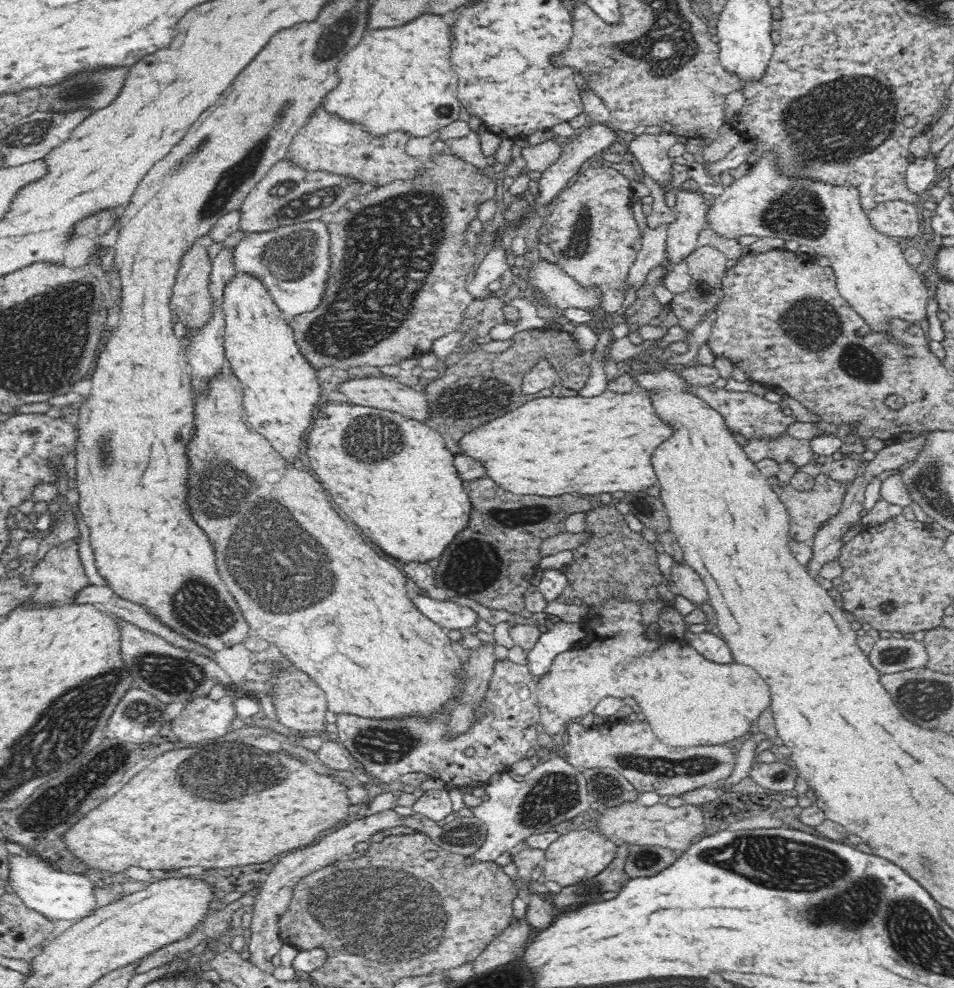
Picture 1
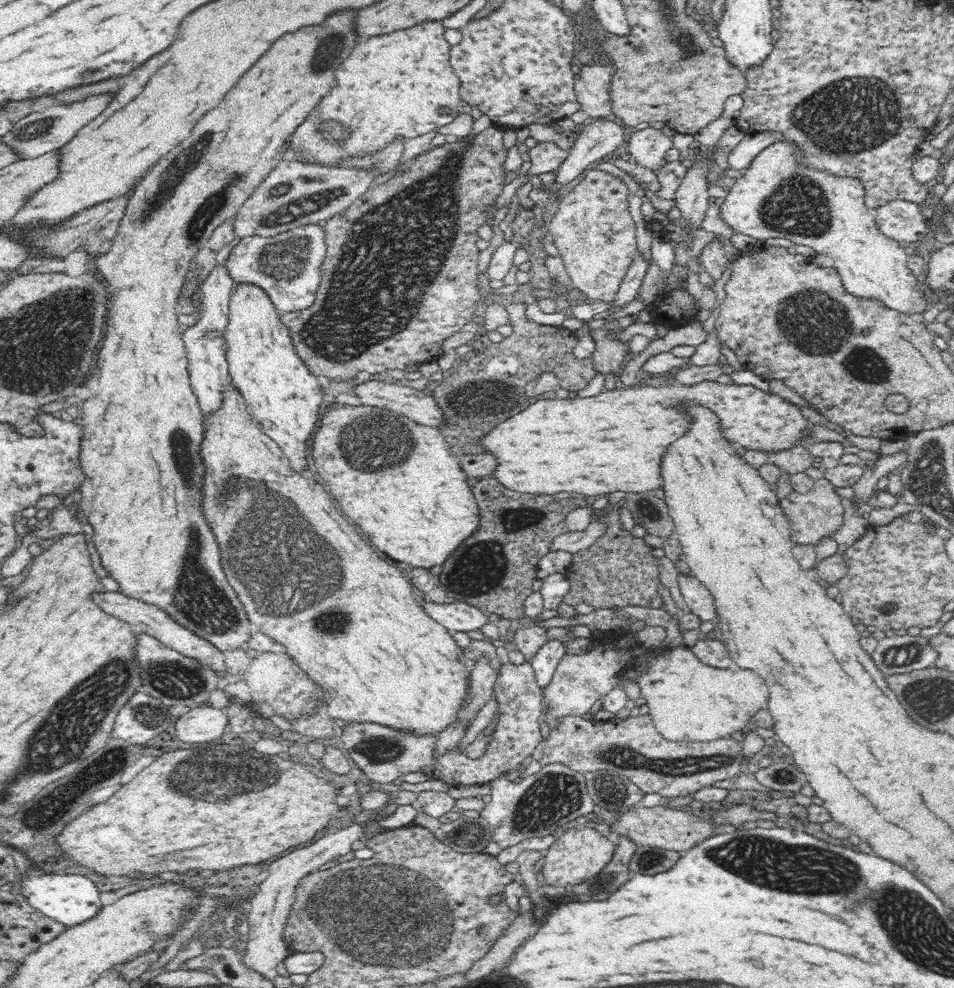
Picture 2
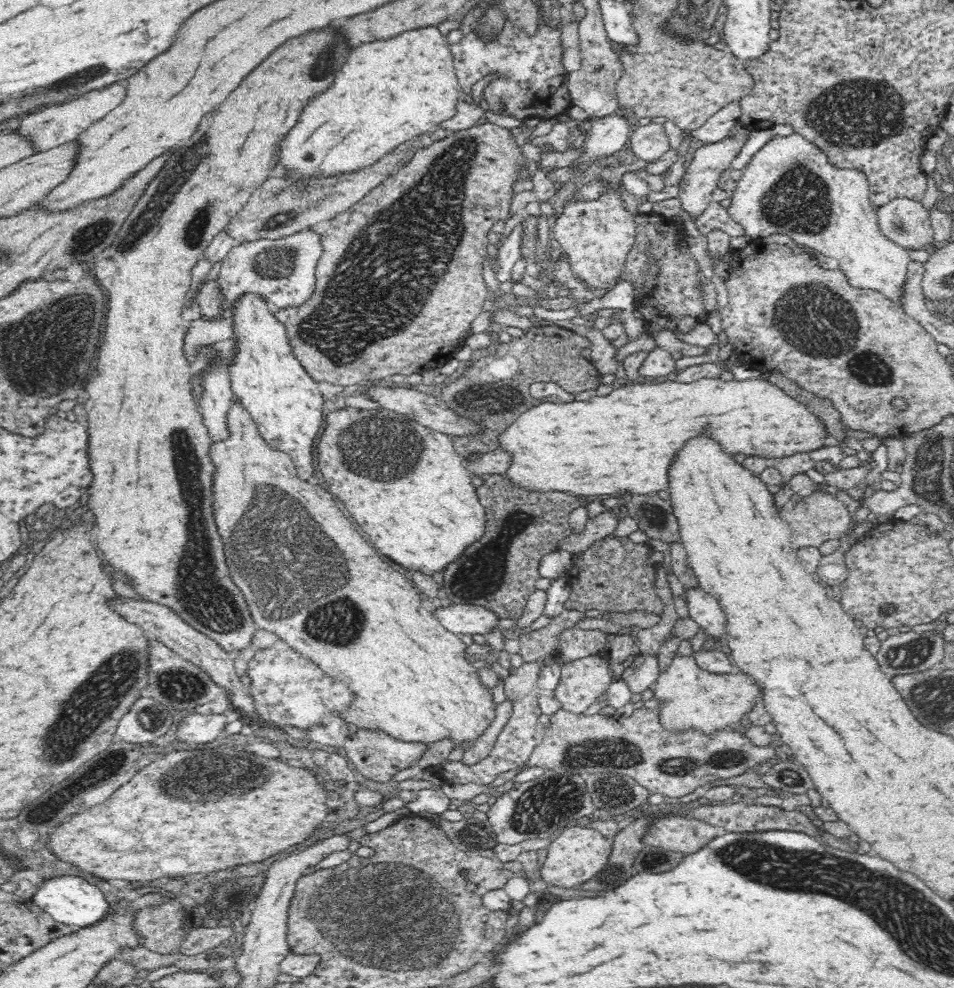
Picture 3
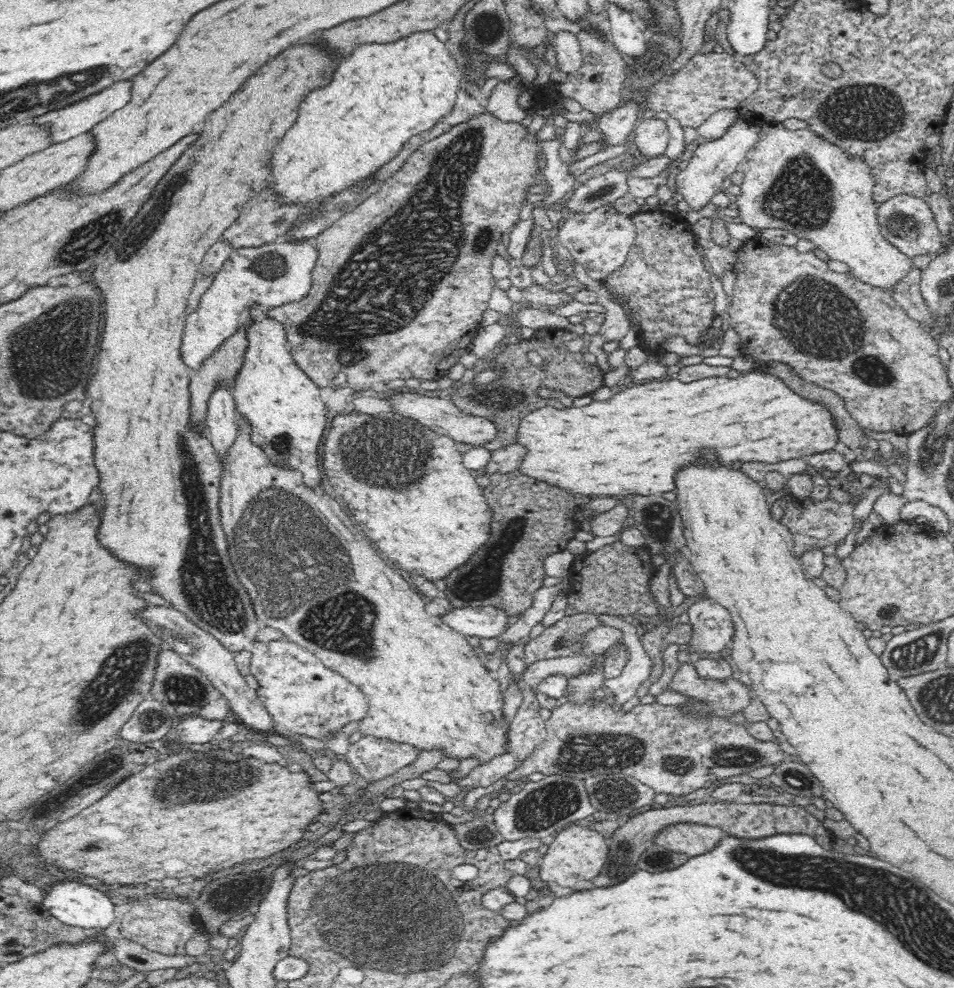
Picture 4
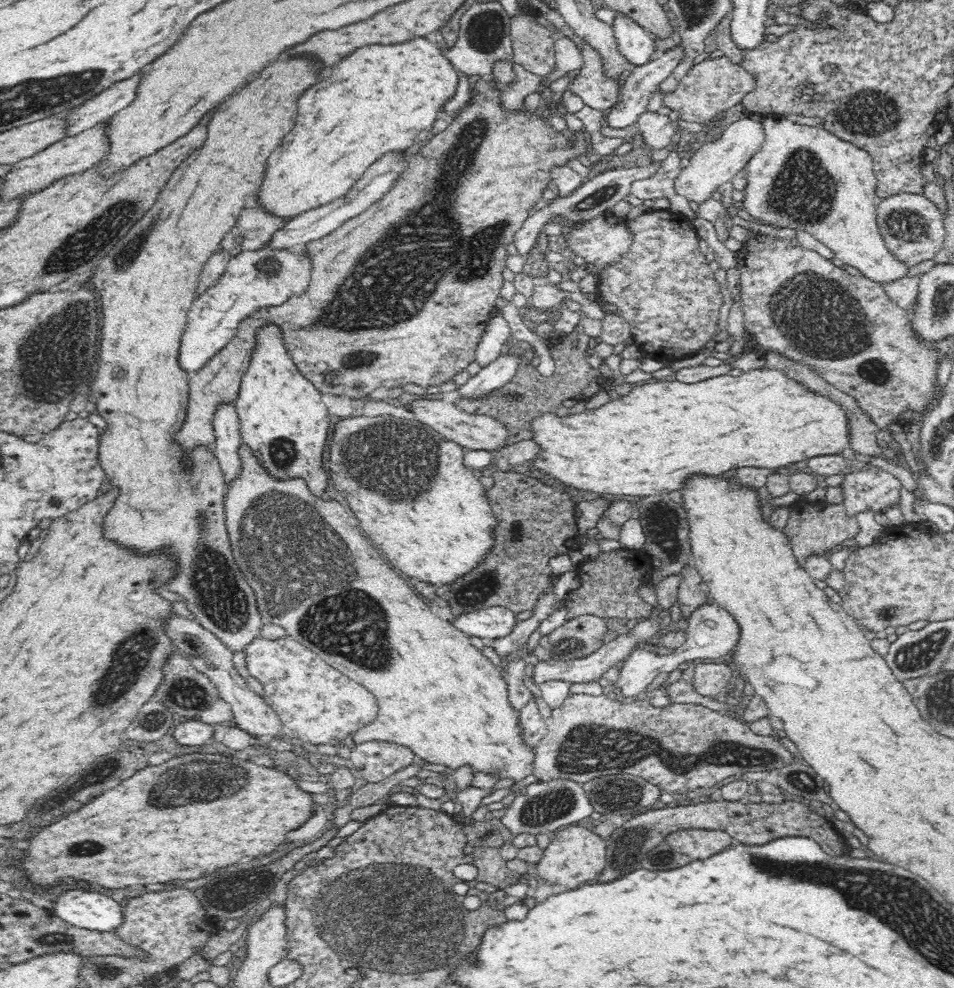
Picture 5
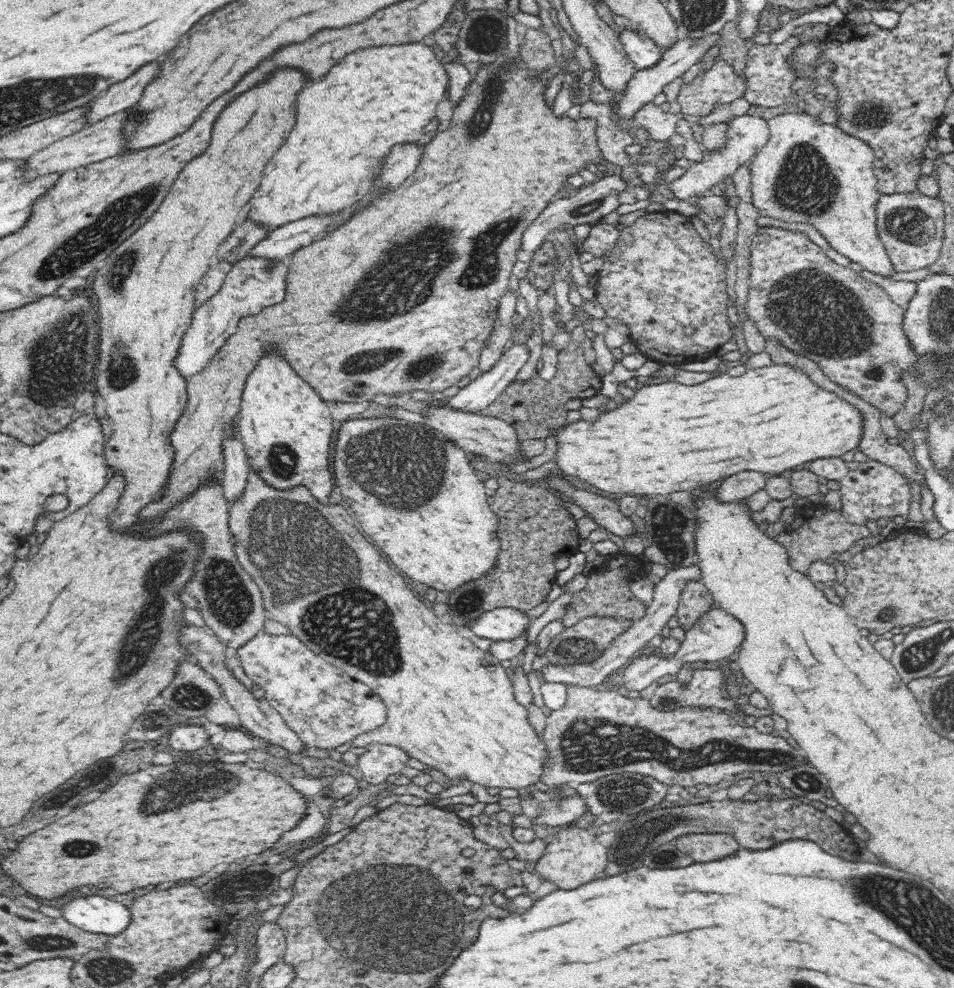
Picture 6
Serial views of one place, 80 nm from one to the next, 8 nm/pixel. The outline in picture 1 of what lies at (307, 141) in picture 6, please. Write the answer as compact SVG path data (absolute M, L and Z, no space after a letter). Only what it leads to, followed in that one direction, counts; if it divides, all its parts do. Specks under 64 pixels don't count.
M420 14L402 26L384 30L366 30L360 44L346 52L338 64L340 84L326 96L324 108L330 114L338 114L350 123L364 124L374 137L390 135L391 132L410 132L412 137L426 137L433 132L458 121L461 104L458 100L458 75L451 63L451 23L448 16Z

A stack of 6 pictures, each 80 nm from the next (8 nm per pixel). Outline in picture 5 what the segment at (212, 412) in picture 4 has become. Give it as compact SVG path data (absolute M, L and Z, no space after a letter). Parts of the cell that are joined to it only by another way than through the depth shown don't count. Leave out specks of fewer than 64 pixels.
M228 402L228 404L218 406L218 412L214 412L212 428L214 429L214 442L211 446L223 470L225 482L230 482L242 470L240 455L238 455L241 426L234 404Z

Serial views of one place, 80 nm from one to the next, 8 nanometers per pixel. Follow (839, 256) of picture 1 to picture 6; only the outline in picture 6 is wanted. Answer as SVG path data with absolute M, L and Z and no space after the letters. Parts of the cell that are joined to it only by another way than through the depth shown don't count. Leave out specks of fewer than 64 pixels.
M799 108L798 110L780 110L775 113L774 117L767 121L770 137L767 144L750 160L748 163L750 175L751 175L751 194L752 205L756 209L756 213L760 216L768 216L770 218L776 218L778 220L783 220L784 222L800 222L802 224L811 224L816 228L816 230L825 238L830 247L836 252L838 252L850 262L859 264L862 269L868 270L868 272L874 273L875 275L880 275L882 277L890 277L897 273L895 272L894 265L888 253L886 253L886 248L880 240L877 231L877 214L875 213L877 202L882 196L877 190L877 178L873 172L873 166L875 162L875 154L873 149L865 144L862 140L858 138L852 138L852 136L847 136L844 132L840 132L836 126L830 126L830 124L820 124L816 121L816 118L808 116L808 114L803 114L803 110Z

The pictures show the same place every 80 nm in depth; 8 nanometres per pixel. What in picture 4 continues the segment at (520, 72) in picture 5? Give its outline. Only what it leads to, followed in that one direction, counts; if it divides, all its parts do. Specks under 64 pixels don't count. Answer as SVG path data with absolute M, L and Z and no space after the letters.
M514 77L509 82L499 82L489 96L488 103L483 109L490 116L498 118L503 124L518 124L527 116L527 112L518 105L518 84L520 77Z

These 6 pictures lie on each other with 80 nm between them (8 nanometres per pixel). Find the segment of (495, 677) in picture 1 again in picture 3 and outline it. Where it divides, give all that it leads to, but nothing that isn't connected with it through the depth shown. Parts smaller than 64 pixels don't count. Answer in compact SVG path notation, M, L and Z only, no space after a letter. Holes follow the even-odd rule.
M535 660L530 663L525 662L519 668L508 668L509 675L501 681L505 698L511 701L512 714L500 735L497 736L486 758L474 764L464 764L462 761L447 759L430 770L434 770L434 774L440 776L444 782L452 785L468 784L468 782L488 785L496 780L498 774L514 770L520 764L526 763L533 750L542 742L545 733L548 731L544 728L544 724L540 722L542 711L538 706L538 693L541 692L541 688L537 685L540 667L541 662ZM357 728L355 734L349 732L343 744L346 756L355 764L357 771L368 780L388 782L404 768L410 768L429 749L430 743L406 742L376 730Z

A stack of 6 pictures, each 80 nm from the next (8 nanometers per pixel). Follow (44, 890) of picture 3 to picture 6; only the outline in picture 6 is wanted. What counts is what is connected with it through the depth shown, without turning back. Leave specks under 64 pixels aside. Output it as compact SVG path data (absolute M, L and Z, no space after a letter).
M101 895L75 896L59 909L70 924L94 934L117 935L130 924L128 906Z

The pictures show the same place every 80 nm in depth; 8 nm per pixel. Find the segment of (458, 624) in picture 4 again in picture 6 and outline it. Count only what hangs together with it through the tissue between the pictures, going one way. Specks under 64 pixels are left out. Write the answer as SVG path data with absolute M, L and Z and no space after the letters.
M494 608L466 622L476 636L496 640L512 640L529 628L530 620L525 612L514 608Z

